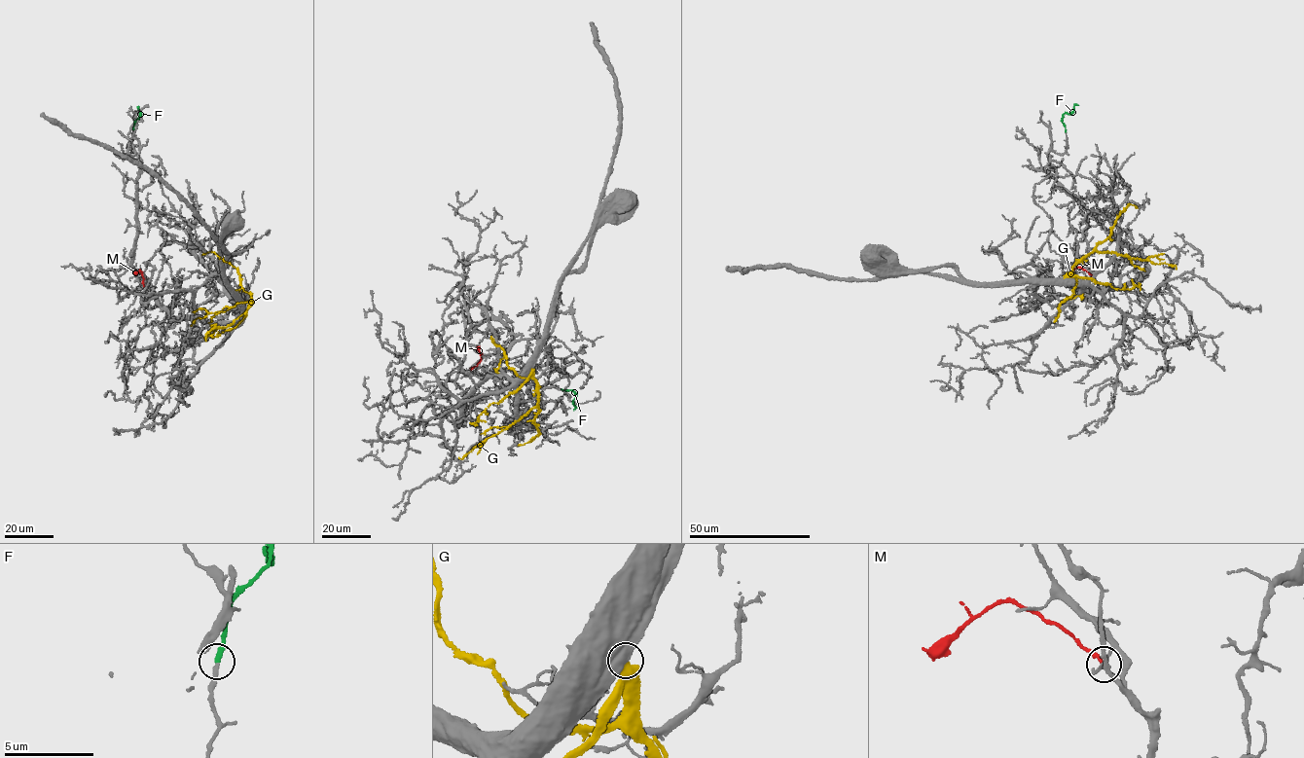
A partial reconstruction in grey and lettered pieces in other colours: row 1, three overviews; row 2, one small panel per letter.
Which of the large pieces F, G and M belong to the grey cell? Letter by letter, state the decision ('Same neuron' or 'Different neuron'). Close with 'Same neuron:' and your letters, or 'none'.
F: Same neuron
G: Different neuron
M: Different neuron
Same neuron: F

